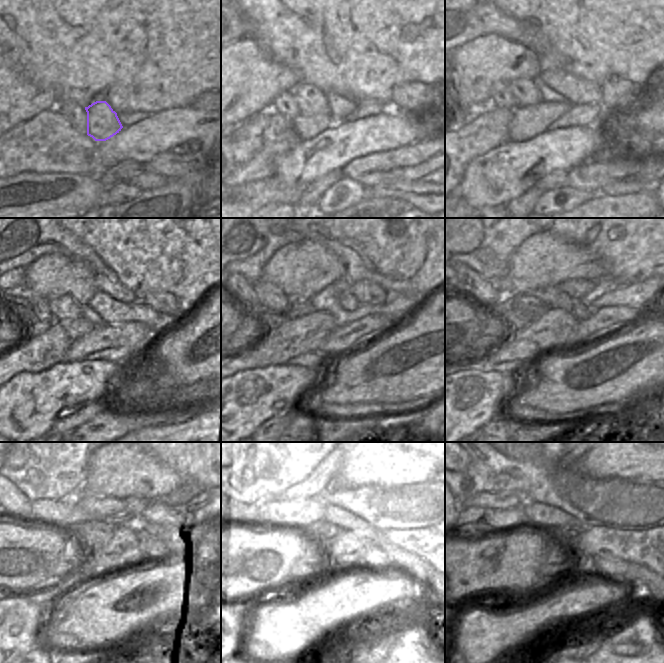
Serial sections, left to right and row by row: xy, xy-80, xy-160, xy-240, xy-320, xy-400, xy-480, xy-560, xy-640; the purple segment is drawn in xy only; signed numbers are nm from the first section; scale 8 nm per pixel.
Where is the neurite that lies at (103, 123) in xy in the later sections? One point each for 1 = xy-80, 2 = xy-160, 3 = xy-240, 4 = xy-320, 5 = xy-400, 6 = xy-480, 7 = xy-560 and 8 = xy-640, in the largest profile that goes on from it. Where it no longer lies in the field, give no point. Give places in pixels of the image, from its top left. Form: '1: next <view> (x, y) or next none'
1: next xy-80 (311, 100)
2: next xy-160 (525, 91)
3: next xy-240 (64, 307)
4: next xy-320 (269, 295)
5: next xy-400 (478, 288)
6: next xy-480 (17, 505)
7: next none
8: next none

